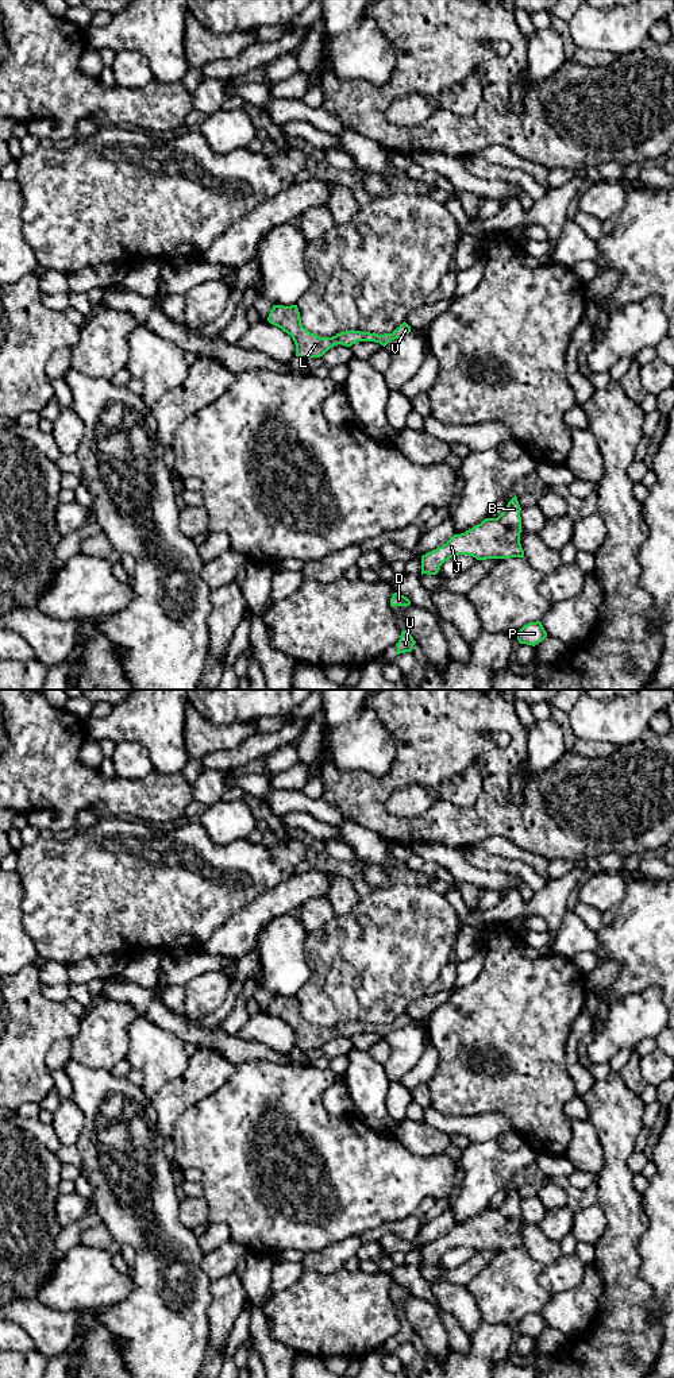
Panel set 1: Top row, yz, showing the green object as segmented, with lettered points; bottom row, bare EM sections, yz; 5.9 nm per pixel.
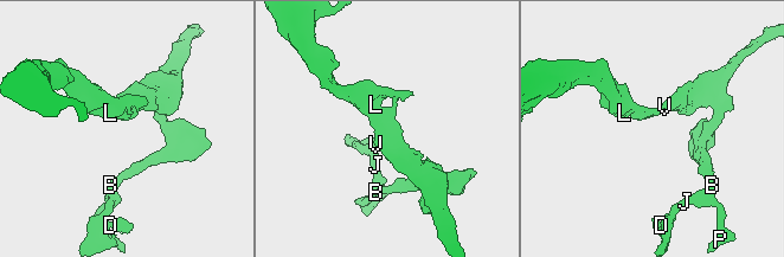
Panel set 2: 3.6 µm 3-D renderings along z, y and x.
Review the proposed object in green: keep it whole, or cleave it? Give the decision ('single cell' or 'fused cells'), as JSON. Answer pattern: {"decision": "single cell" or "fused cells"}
{"decision": "single cell"}

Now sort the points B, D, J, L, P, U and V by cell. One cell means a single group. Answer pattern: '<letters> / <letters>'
B D J L P U V

